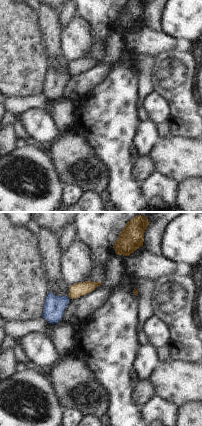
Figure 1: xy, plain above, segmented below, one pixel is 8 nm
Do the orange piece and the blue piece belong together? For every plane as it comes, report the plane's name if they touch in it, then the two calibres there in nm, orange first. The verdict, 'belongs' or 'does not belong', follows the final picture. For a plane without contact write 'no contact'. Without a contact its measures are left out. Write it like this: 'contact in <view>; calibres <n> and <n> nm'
contact in xy; calibres 110 and 160 nm

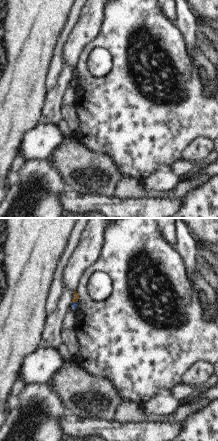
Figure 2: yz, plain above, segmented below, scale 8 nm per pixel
contact in yz; calibres 50 and 50 nm

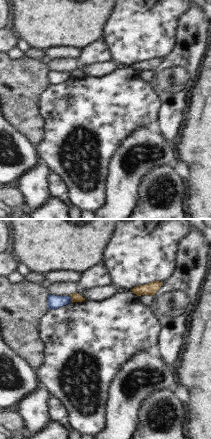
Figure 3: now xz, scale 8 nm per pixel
contact in xz; calibres 80 and 110 nm

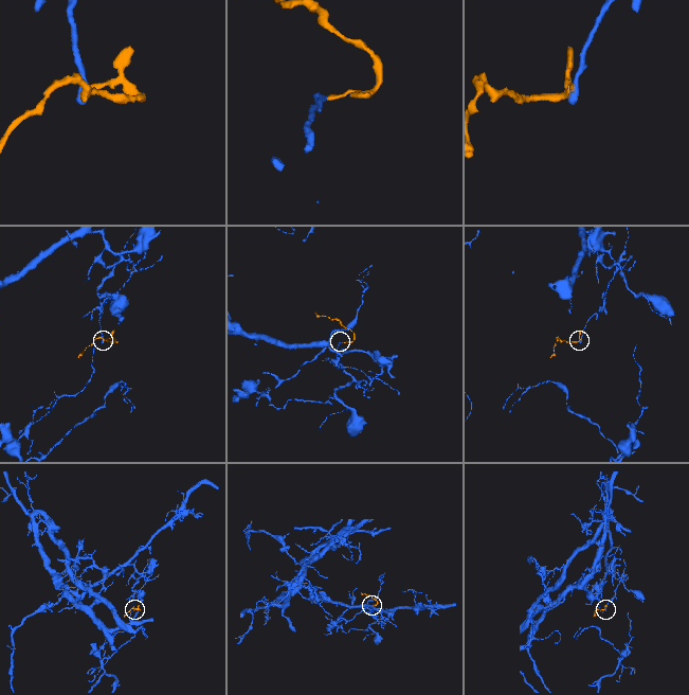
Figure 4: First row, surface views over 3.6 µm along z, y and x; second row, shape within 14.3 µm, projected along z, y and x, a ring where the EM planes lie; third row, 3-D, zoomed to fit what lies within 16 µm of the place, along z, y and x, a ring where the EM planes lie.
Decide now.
does not belong

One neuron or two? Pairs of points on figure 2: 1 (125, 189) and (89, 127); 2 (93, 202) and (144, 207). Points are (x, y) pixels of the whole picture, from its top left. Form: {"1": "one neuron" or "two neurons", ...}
{"1": "two neurons", "2": "one neuron"}

